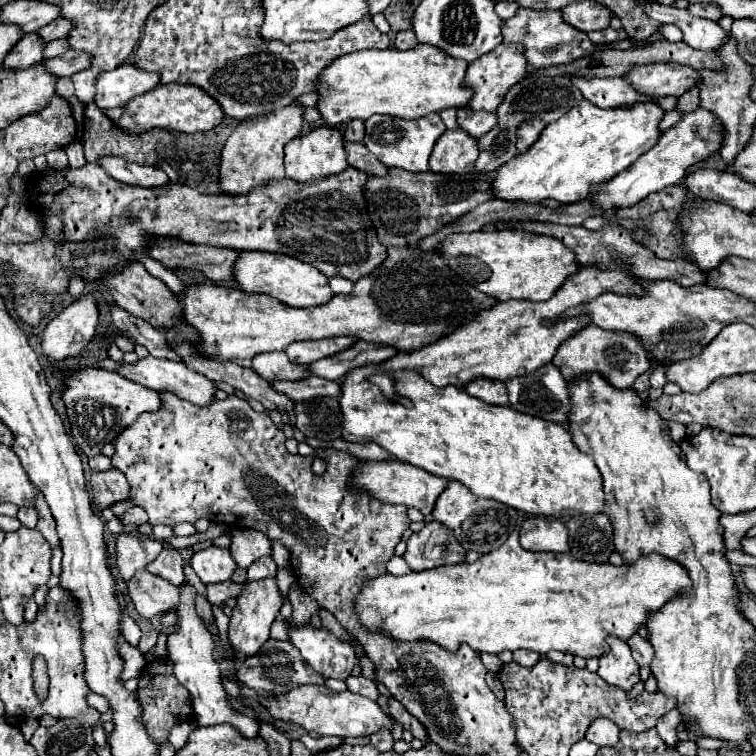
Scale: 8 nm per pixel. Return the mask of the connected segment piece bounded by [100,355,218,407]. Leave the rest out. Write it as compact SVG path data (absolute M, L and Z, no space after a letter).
M148 355L148 357L138 359L136 363L130 365L130 363L126 363L126 361L122 361L122 363L114 363L112 359L106 357L106 359L100 361L100 367L108 369L108 371L116 371L116 373L124 375L126 379L130 379L130 381L134 381L134 383L140 383L140 385L144 385L144 387L150 387L150 389L154 389L154 391L162 391L162 389L172 391L172 393L176 393L180 399L186 399L186 401L190 401L190 403L194 403L194 405L200 405L200 407L208 405L208 403L212 401L214 393L218 391L216 385L214 385L208 377L204 377L204 375L200 375L200 373L188 369L182 361L176 363L176 361L156 359L156 357Z

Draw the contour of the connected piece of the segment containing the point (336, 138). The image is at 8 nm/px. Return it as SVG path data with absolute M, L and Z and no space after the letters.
M318 127L318 129L312 129L308 135L292 139L284 147L284 167L286 167L286 177L300 183L342 173L348 167L342 133L336 127Z

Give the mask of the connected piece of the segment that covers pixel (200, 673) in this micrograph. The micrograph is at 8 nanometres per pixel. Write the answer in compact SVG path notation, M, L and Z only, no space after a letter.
M184 585L180 589L180 605L176 609L180 613L180 629L176 633L168 635L168 657L174 665L174 677L180 681L180 685L184 685L188 689L188 693L192 697L192 707L194 707L194 715L196 715L198 725L228 723L228 725L236 727L240 731L240 735L258 737L260 723L254 717L246 717L246 715L238 713L228 701L228 693L222 685L220 667L212 655L214 653L214 637L206 629L202 619L196 615L194 597L196 597L196 589L192 585Z

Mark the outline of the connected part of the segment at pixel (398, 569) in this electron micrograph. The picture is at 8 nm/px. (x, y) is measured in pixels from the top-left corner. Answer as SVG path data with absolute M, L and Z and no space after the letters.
M396 555L388 561L386 569L388 569L388 573L392 573L392 575L406 575L406 573L410 573L410 569L406 567L406 561L404 561L402 557L396 557Z

